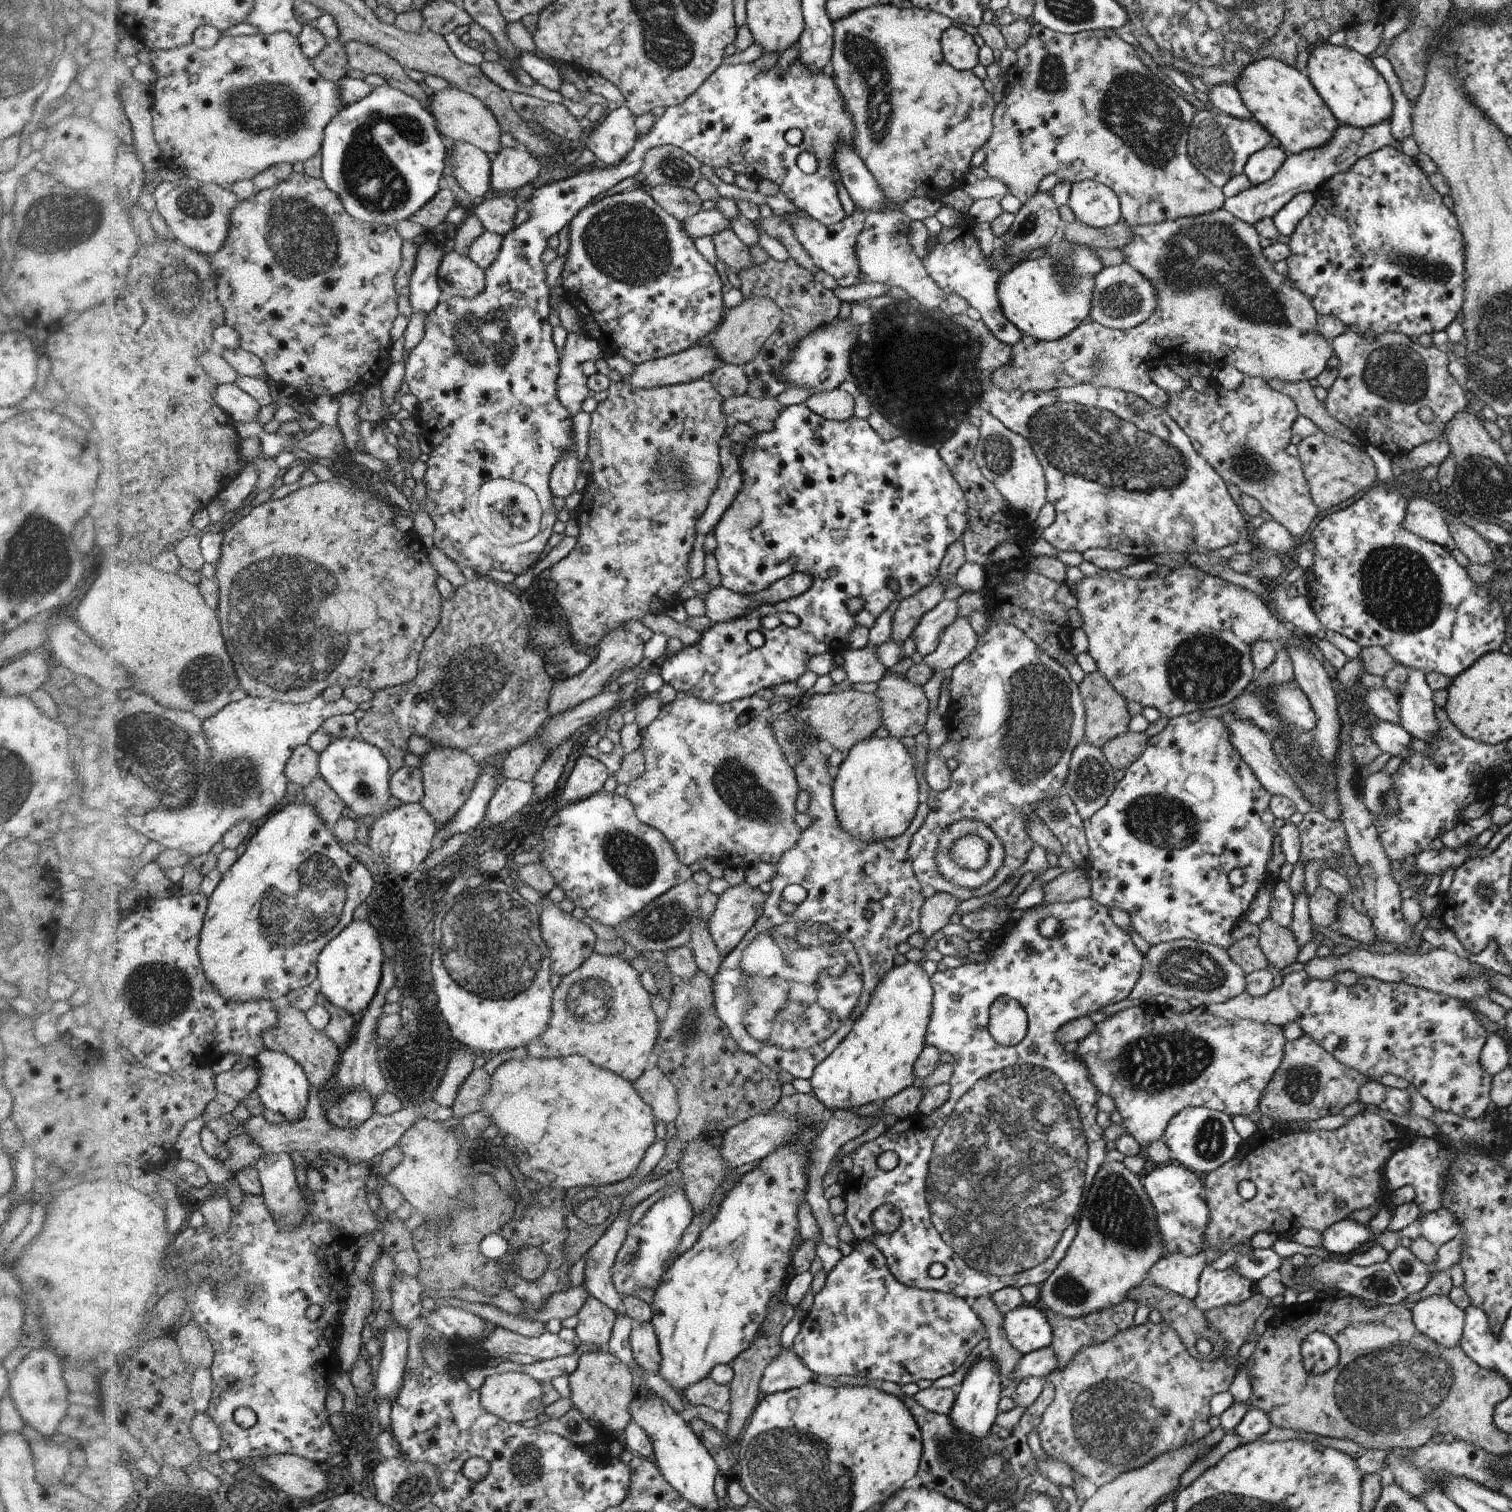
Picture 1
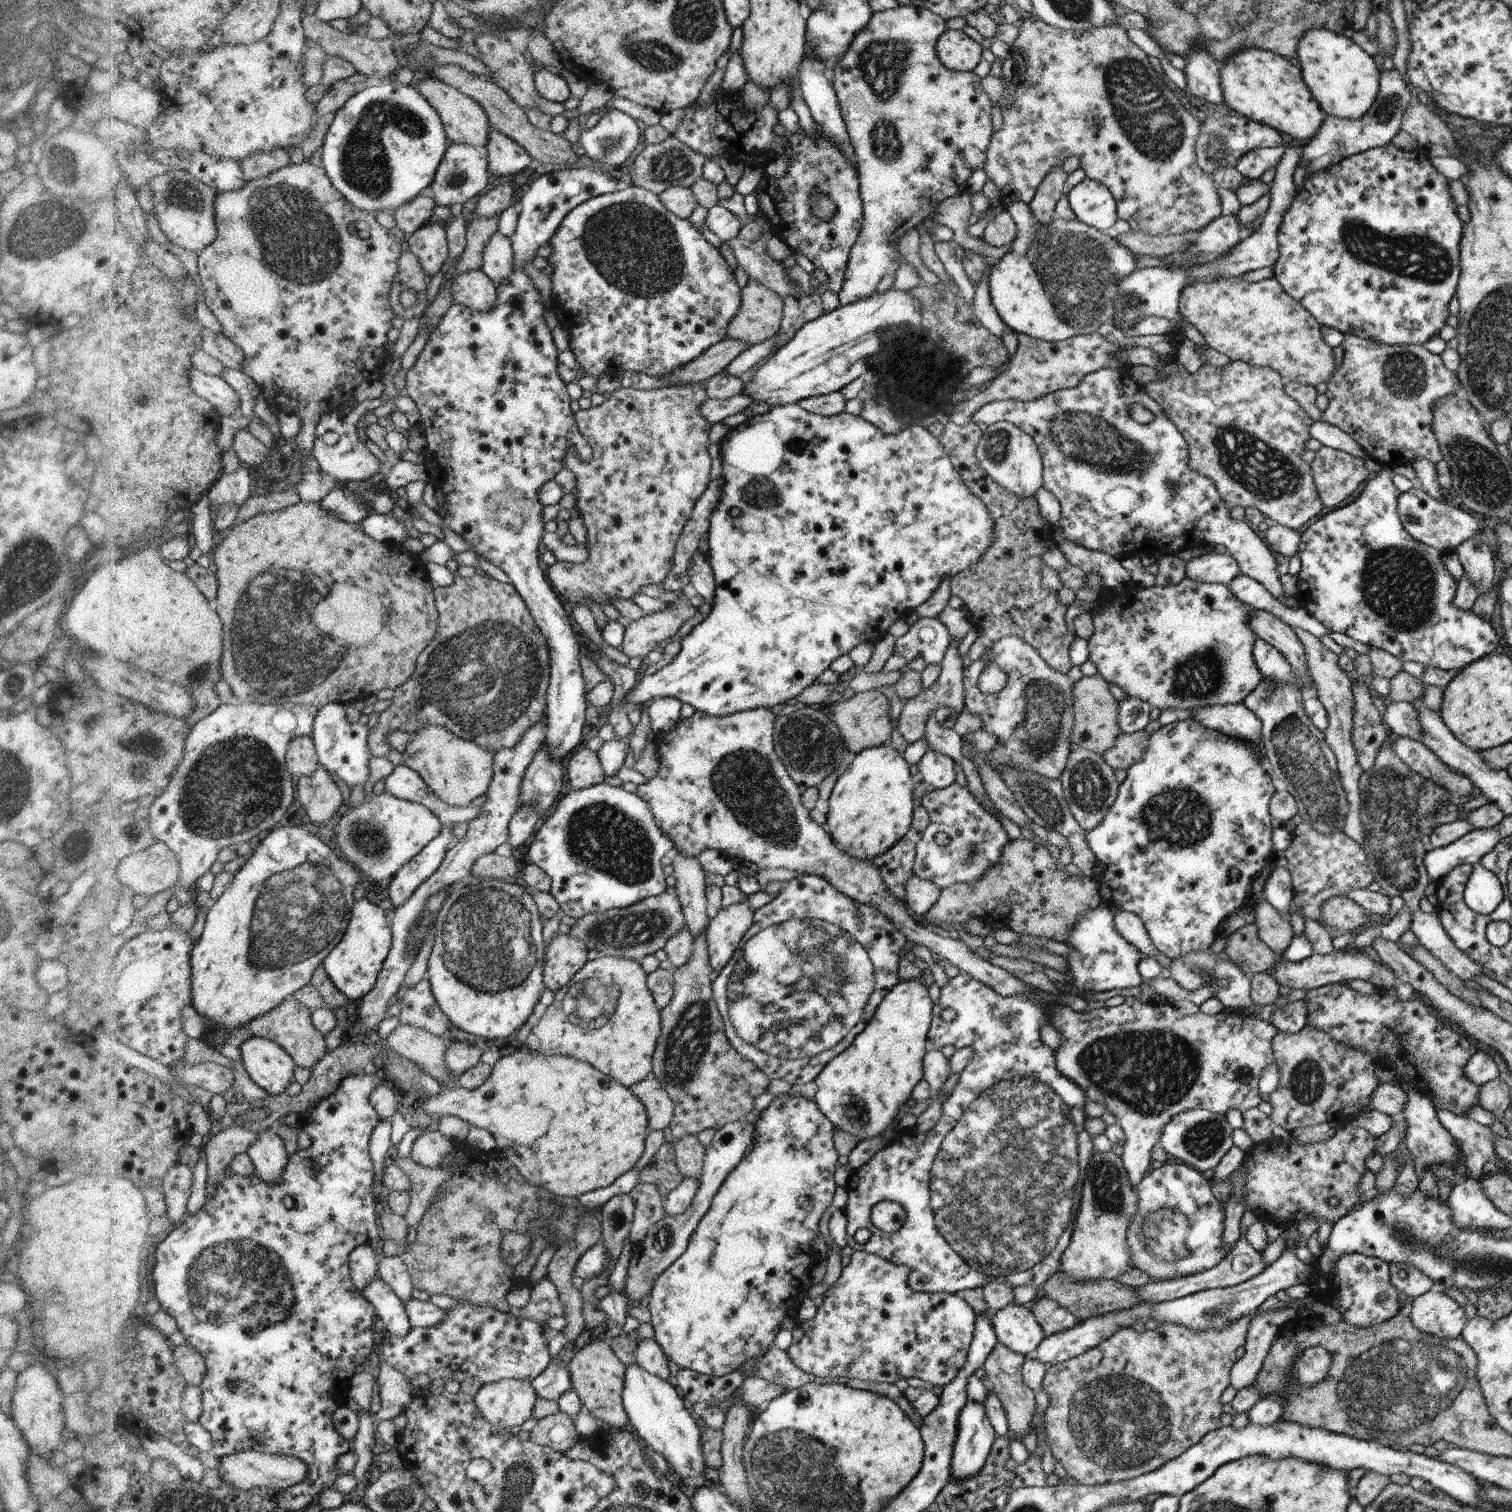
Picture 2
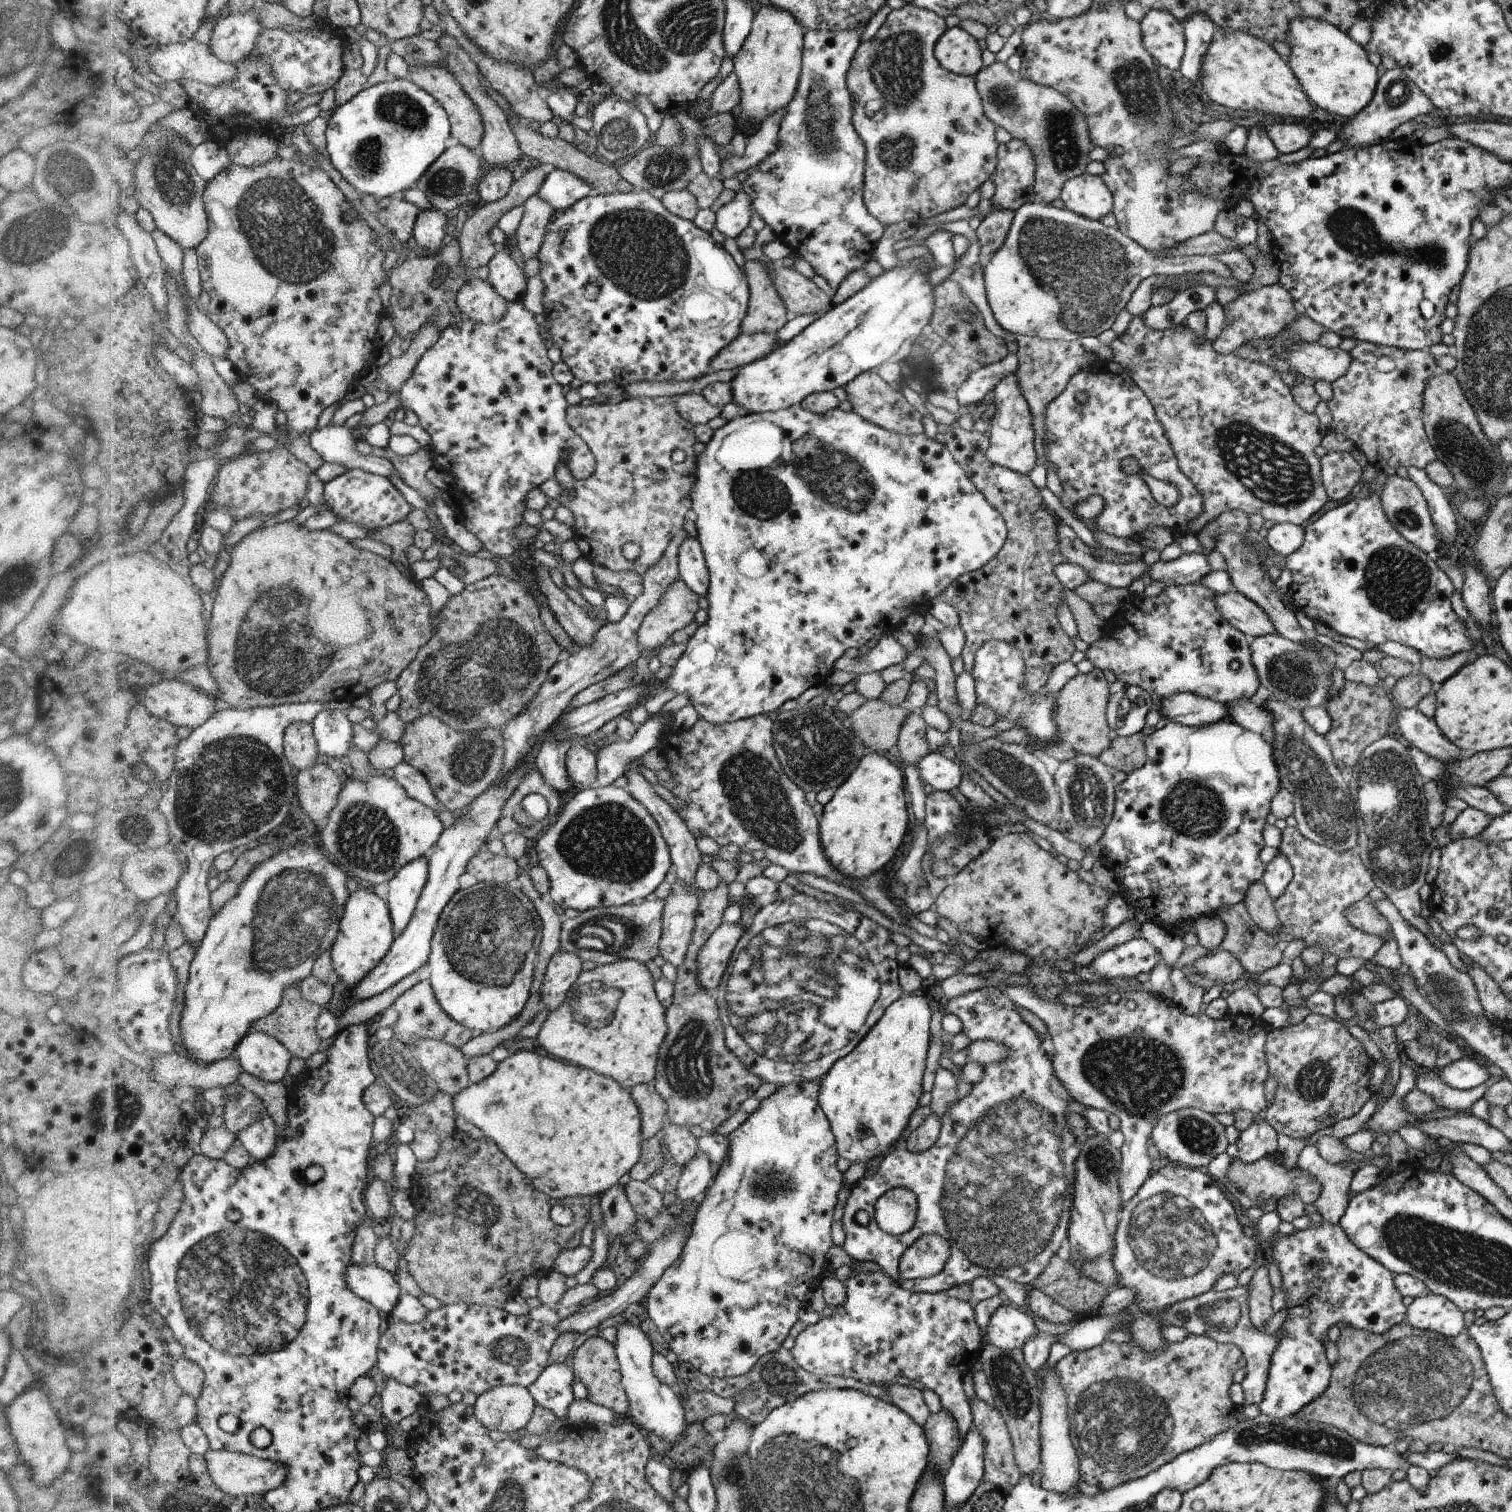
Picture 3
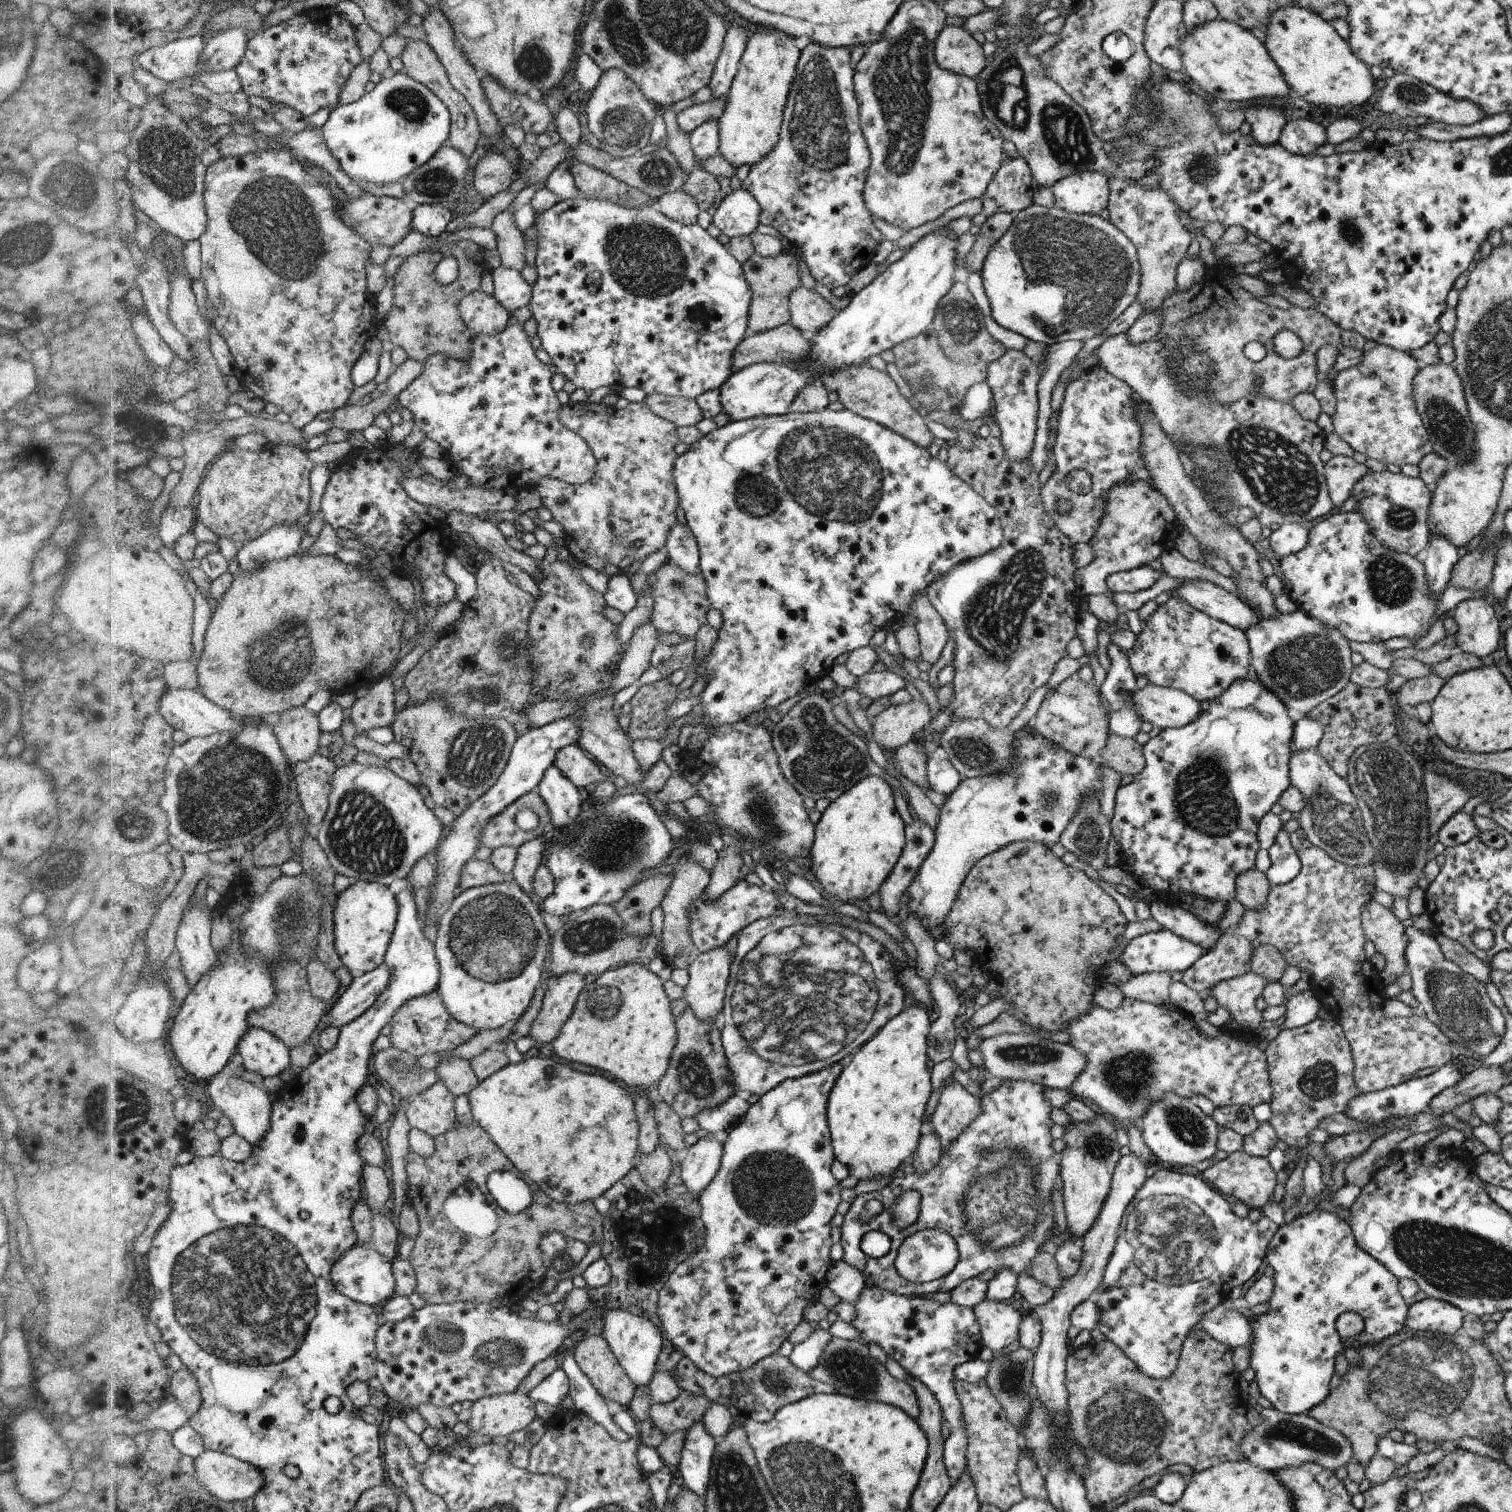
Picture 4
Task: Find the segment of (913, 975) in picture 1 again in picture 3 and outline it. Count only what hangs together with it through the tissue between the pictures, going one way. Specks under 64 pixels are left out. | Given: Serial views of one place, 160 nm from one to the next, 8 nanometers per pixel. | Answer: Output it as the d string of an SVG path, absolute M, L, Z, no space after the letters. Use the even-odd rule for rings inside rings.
M912 993L900 996L894 1004L890 1004L890 1008L886 1008L885 1016L878 1020L878 1024L861 1044L858 1044L856 1050L839 1059L833 1069L821 1080L818 1101L832 1126L834 1136L837 1137L838 1153L842 1158L851 1163L866 1164L876 1156L888 1155L888 1150L902 1136L922 1096L922 1074L928 1063L926 1050L928 1050L928 1038L930 1038L930 1014L932 1010L926 998Z

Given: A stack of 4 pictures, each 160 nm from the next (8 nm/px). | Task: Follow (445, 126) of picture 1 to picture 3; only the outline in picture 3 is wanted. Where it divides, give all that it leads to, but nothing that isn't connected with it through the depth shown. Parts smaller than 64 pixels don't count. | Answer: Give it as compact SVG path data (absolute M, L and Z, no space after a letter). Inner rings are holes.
M409 66L410 74L408 79L416 84L418 88L422 88L430 96L436 98L445 112L449 113L452 131L451 139L454 143L462 144L467 148L477 148L484 138L485 126L481 120L481 114L474 102L466 95L461 85L454 79L452 73L446 67L442 66Z

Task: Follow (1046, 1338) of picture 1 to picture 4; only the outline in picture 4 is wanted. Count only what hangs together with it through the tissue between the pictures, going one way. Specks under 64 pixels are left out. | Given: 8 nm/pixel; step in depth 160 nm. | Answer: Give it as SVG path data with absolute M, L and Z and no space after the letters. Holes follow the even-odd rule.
M982 1300L972 1308L980 1325L981 1342L995 1354L1019 1340L1021 1321L1020 1312L1001 1301Z

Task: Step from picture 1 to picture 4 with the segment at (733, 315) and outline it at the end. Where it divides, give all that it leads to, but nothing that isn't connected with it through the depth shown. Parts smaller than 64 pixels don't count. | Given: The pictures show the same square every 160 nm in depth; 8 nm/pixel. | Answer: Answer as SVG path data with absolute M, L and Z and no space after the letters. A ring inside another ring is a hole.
M787 249L774 257L762 257L755 253L743 267L746 281L749 282L749 288L753 292L748 327L754 332L762 333L789 324L792 320L791 293L802 286L799 262L794 254Z

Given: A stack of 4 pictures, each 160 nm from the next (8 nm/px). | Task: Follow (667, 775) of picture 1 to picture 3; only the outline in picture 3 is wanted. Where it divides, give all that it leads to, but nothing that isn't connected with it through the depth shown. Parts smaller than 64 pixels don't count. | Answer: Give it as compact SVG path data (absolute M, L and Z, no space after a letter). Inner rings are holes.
M766 715L754 716L745 720L736 720L725 724L710 724L699 718L698 722L688 730L673 730L665 736L668 744L666 760L667 769L672 774L674 788L672 793L684 800L684 810L676 810L676 814L684 820L690 832L696 840L702 836L712 838L720 847L730 843L739 846L744 853L750 853L761 858L768 859L771 864L779 865L788 872L796 874L812 874L824 877L830 882L839 882L850 886L852 890L858 890L870 906L878 909L884 916L894 923L908 926L904 912L896 906L894 896L888 895L888 886L881 886L884 872L874 872L868 878L848 878L842 872L838 872L830 860L826 858L825 849L822 848L821 836L818 836L818 820L814 810L808 806L804 792L782 770L772 748L772 720ZM1000 976L1000 982L996 984L996 988L1004 992L1014 1005L1029 1010L1046 1024L1048 1033L1052 1037L1049 1048L1054 1054L1052 1060L1053 1070L1057 1078L1062 1082L1062 1085L1068 1090L1068 1094L1072 1094L1072 1099L1086 1107L1102 1110L1108 1116L1113 1114L1120 1119L1119 1130L1124 1134L1124 1144L1122 1145L1122 1176L1118 1180L1118 1183L1122 1192L1123 1206L1128 1200L1137 1196L1137 1193L1141 1191L1142 1184L1145 1184L1145 1181L1150 1177L1152 1160L1148 1156L1148 1140L1150 1140L1152 1128L1157 1126L1157 1122L1162 1116L1187 1107L1202 1109L1214 1116L1220 1113L1234 1114L1237 1111L1249 1111L1252 1114L1259 1114L1262 1110L1264 1111L1268 1108L1266 1094L1264 1094L1264 1084L1266 1084L1266 1078L1268 1078L1269 1074L1269 1064L1266 1061L1265 1052L1265 1048L1268 1046L1269 1028L1260 1018L1236 1014L1234 1016L1228 1015L1222 1019L1212 1019L1210 1016L1206 1016L1205 1012L1198 1012L1196 1015L1186 1012L1180 1014L1180 1006L1174 1006L1170 1002L1164 1002L1164 999L1156 1000L1150 992L1124 992L1121 994L1121 1000L1116 1002L1116 1004L1106 1002L1106 1004L1102 1004L1099 1008L1094 1008L1094 1006L1065 1006L1058 1002L1054 1002L1053 1004L1052 1000L1044 1000L1030 986L1004 985L1001 981L1002 977Z

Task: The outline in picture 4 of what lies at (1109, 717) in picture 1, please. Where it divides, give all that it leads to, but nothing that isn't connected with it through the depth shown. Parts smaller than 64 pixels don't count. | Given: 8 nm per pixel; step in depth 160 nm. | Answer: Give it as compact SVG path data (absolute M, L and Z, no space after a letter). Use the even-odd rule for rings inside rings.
M1077 674L1070 676L1056 686L1054 692L1048 691L1032 721L1033 728L1066 752L1092 760L1099 759L1109 740L1109 722L1100 702L1100 692L1101 688L1094 681L1086 684Z

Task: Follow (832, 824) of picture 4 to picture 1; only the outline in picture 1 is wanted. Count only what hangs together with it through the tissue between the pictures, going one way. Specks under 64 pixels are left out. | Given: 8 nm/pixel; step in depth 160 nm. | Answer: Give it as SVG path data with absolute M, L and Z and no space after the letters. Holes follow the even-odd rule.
M874 736L872 739L858 743L839 766L834 779L834 806L841 827L855 837L866 841L884 841L904 835L909 830L914 814L917 814L918 804L920 802L918 802L914 764L896 737L882 739Z

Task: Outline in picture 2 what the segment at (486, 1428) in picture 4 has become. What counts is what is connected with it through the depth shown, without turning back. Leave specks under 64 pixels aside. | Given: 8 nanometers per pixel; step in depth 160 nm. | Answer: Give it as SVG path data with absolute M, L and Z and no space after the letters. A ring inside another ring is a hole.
M502 1379L482 1385L473 1399L490 1424L510 1429L533 1416L537 1397L530 1381Z

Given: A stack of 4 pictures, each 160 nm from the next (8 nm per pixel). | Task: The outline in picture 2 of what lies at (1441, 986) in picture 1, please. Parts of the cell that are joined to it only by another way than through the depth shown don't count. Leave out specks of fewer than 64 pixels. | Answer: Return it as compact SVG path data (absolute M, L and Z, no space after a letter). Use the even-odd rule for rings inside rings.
M1336 952L1319 955L1312 954L1297 963L1290 963L1282 956L1278 957L1275 962L1273 974L1271 974L1279 985L1288 986L1288 988L1304 988L1312 990L1324 985L1331 984L1347 984L1352 979L1362 979L1364 982L1370 981L1370 984L1376 990L1392 991L1398 984L1396 975L1384 963L1376 964L1365 952L1356 952L1352 956L1352 952Z

